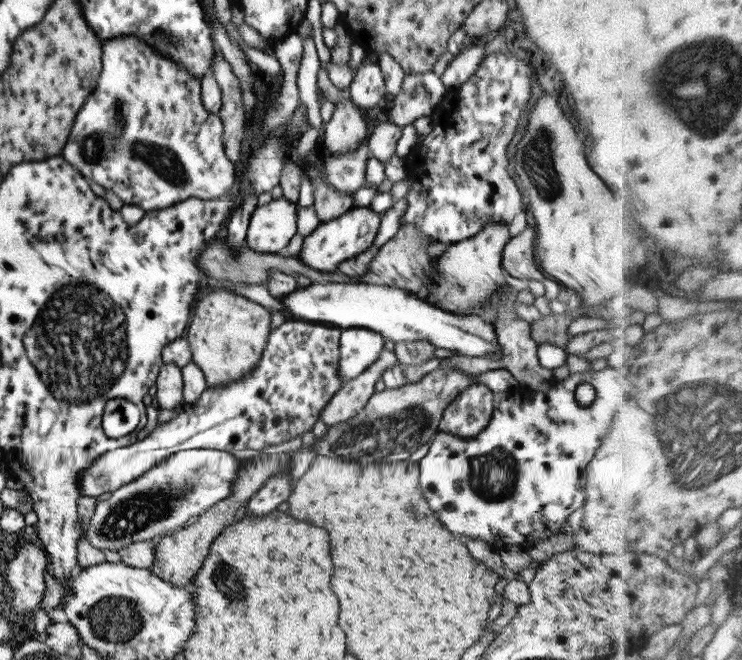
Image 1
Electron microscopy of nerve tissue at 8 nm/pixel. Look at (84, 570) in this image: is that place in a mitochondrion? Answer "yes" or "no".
no

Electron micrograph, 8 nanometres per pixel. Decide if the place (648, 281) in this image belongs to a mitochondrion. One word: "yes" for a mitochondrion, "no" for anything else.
no

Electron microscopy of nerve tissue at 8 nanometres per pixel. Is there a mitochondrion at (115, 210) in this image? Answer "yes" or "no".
no

